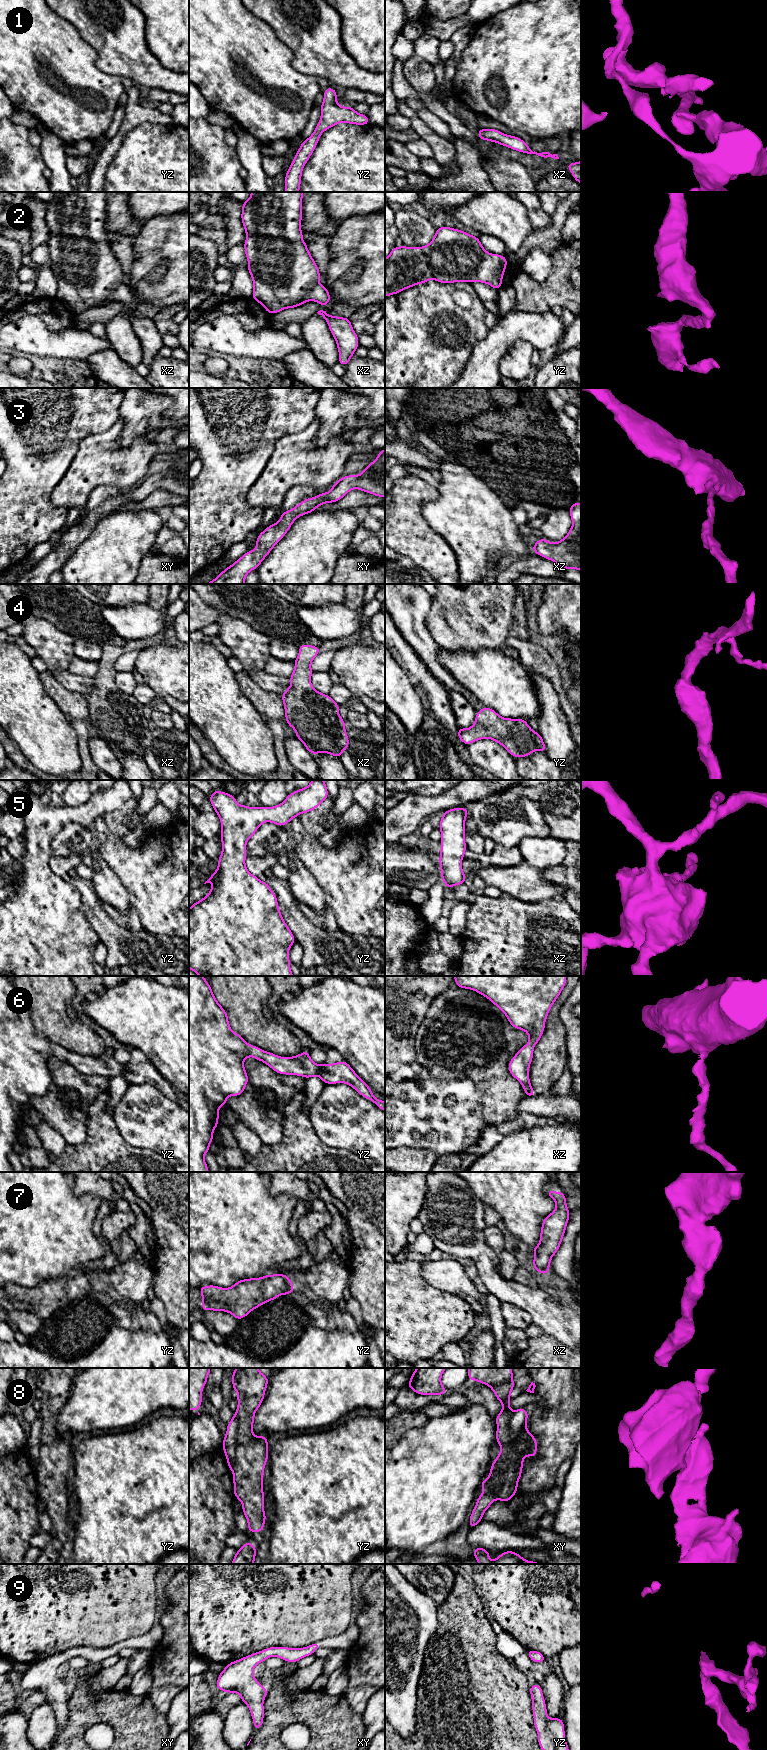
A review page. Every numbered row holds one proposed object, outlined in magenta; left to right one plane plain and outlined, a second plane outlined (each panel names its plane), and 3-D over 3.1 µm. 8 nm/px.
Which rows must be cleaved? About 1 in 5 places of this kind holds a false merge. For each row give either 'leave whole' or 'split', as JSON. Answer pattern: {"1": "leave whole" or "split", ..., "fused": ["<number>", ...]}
{"1": "leave whole", "2": "leave whole", "3": "leave whole", "4": "leave whole", "5": "leave whole", "6": "leave whole", "7": "leave whole", "8": "split", "9": "leave whole", "fused": ["8"]}

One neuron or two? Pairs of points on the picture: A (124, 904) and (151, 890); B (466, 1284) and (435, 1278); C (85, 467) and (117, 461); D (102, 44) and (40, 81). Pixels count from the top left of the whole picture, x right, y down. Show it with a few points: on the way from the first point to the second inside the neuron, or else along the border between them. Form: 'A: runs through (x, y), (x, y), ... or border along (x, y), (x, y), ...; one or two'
A: border along (119, 880), (133, 906); two
B: runs through (458, 1281), (452, 1278), (443, 1278); one
C: runs through (93, 465), (96, 463), (109, 463); one
D: border along (78, 31), (94, 49), (96, 65), (102, 70); two

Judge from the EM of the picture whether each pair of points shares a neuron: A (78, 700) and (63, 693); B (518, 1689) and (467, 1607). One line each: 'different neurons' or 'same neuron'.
A: same neuron
B: same neuron

